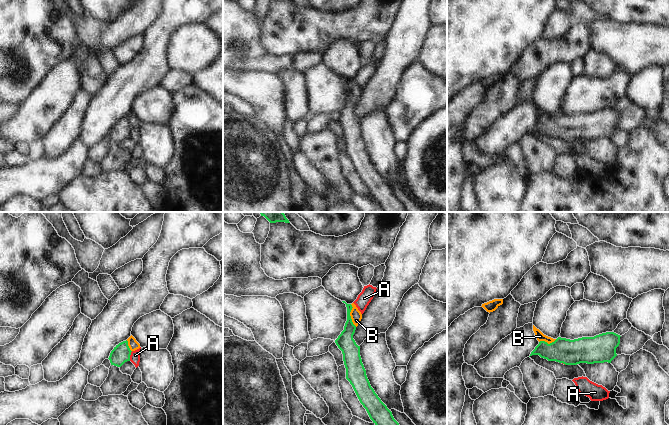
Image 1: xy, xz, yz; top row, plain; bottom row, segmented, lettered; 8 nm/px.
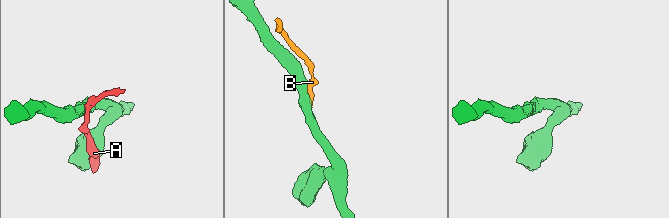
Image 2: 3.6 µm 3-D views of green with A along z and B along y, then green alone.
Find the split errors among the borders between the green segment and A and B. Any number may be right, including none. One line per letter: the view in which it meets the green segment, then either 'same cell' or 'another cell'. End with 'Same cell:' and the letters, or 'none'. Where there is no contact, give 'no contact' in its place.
A: xy | another cell
B: xz | another cell
Same cell: none

